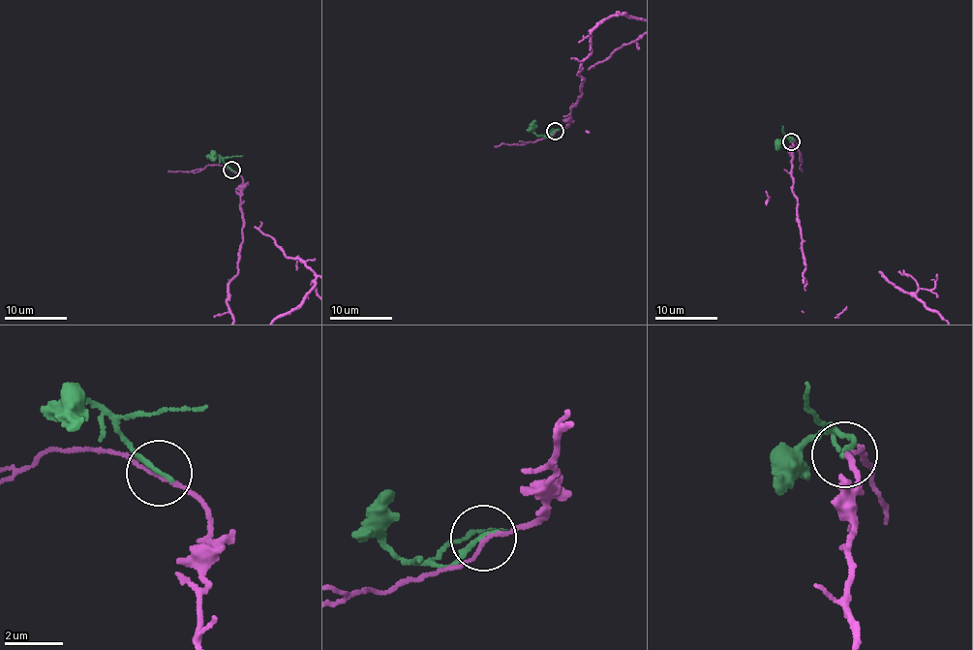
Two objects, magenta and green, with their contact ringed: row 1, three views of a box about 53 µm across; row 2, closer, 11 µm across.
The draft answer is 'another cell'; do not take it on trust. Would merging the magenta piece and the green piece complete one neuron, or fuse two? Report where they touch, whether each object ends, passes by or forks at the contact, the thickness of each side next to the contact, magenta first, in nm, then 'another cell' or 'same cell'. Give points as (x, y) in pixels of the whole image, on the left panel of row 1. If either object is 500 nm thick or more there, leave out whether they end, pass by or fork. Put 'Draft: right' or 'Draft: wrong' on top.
Draft: wrong
at (231, 170); magenta passes by; green ends there; 120 nm thick on the magenta side, 180 nm on the other; same cell

